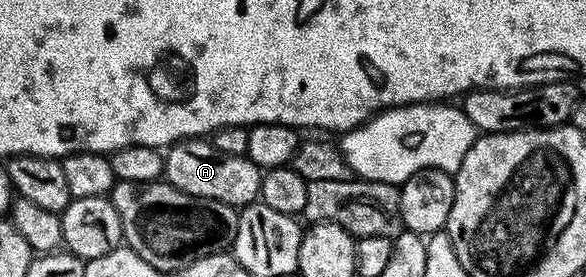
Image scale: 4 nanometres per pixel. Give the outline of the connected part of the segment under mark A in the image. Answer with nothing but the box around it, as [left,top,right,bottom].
[164,137,263,209]

